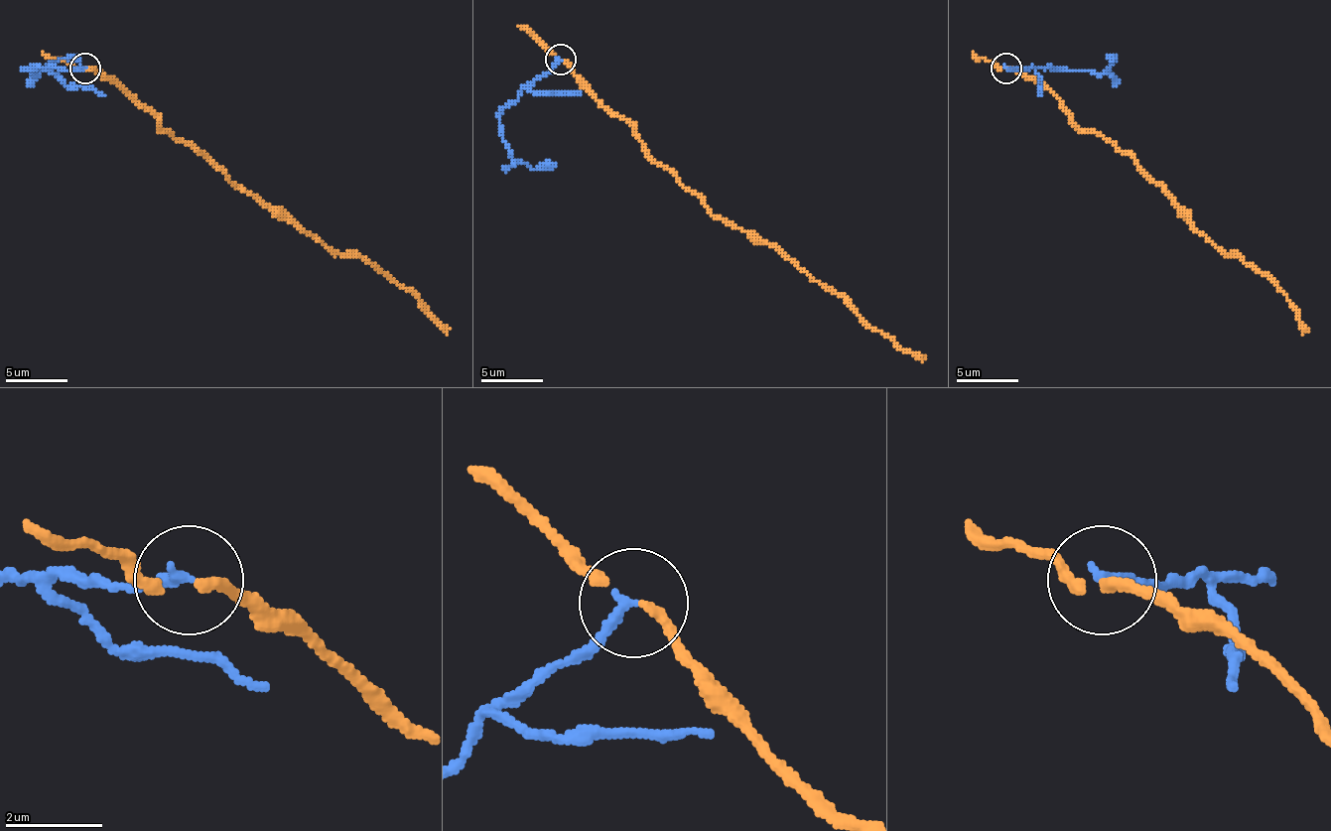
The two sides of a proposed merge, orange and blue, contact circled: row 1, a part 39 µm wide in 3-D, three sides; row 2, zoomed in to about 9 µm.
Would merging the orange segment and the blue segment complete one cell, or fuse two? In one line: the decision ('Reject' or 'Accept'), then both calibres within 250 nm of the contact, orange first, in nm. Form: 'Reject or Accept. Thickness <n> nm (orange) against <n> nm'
Reject. Thickness 160 nm (orange) against 240 nm

